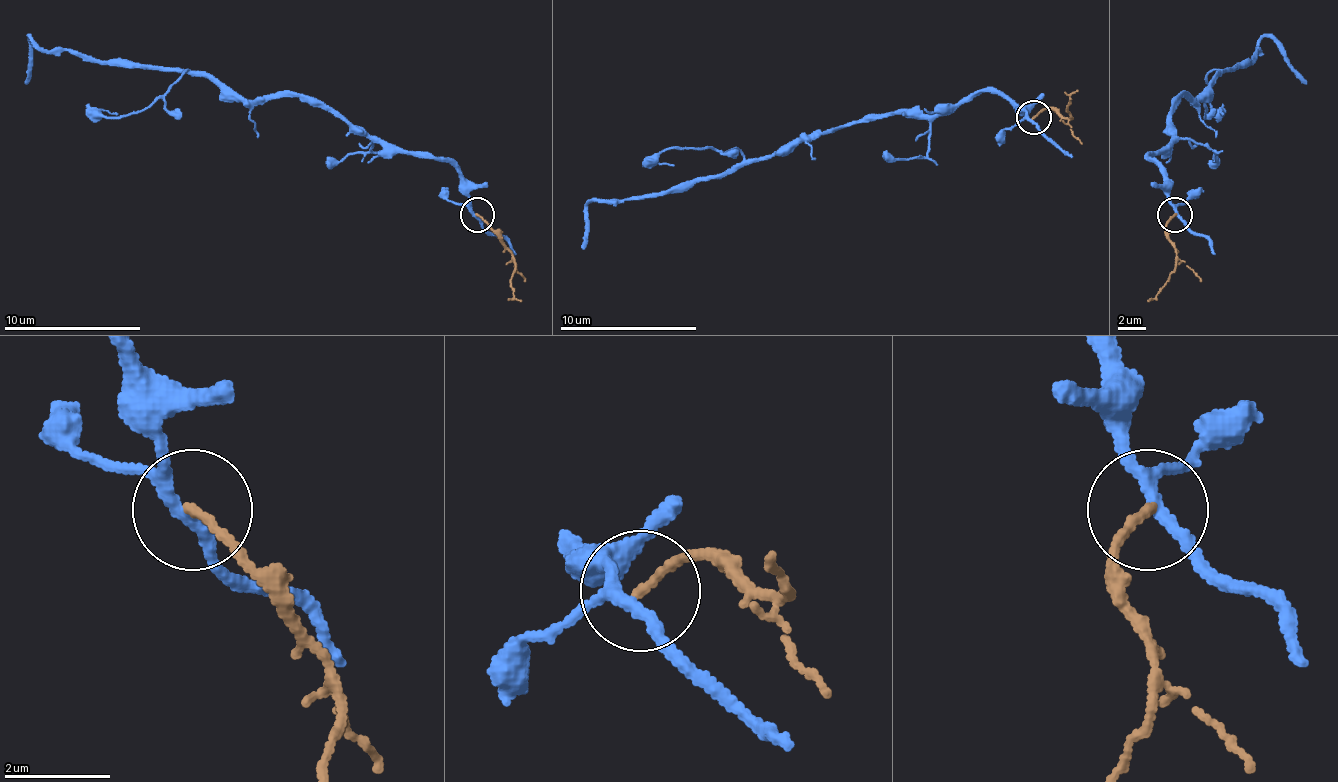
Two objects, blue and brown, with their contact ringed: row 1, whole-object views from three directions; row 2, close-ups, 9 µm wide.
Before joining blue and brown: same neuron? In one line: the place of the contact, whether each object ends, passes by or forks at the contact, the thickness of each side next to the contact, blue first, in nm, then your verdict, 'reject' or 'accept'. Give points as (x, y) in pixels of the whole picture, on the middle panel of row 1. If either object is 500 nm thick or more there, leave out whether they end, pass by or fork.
place (1034, 117); blue forks; brown ends; calibres 200 and 170 nm; reject

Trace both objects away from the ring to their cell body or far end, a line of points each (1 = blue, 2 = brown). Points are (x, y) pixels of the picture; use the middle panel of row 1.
1: (1031, 118), (987, 91), (973, 91), (922, 115), (799, 135), (723, 173), (587, 207), (587, 241), (580, 248)
2: (1034, 118), (1051, 108), (1072, 118), (1069, 101), (1079, 91)

